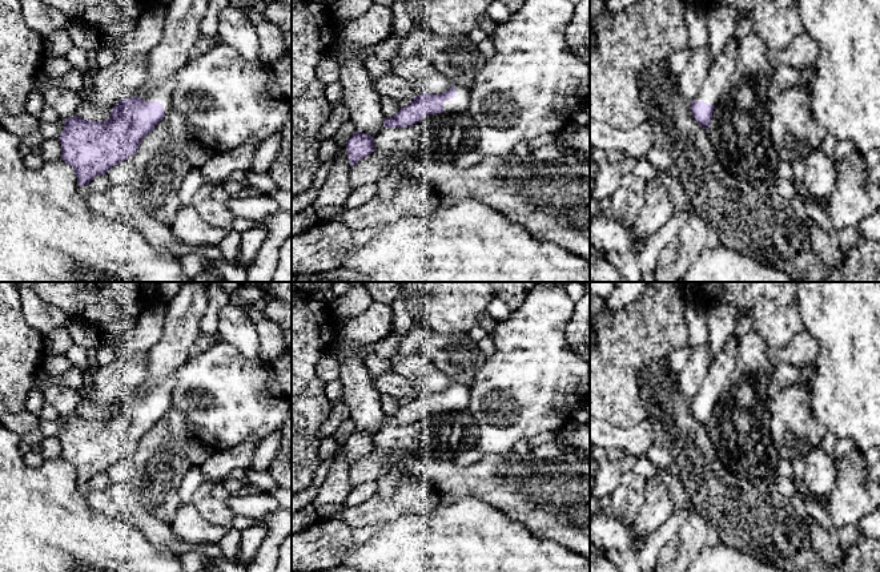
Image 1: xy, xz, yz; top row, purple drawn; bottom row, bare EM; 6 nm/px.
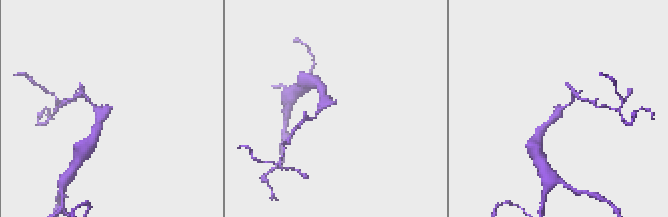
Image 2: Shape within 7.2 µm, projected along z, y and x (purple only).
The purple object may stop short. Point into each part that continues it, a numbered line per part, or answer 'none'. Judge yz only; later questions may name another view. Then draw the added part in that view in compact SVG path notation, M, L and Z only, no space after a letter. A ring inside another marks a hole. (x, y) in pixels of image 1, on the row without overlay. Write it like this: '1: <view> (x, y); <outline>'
1: yz (722, 366); M734 335L723 350L711 360L708 372L695 395L695 399L704 399L712 403L718 402L727 383L727 378L736 367L738 346L739 339Z

